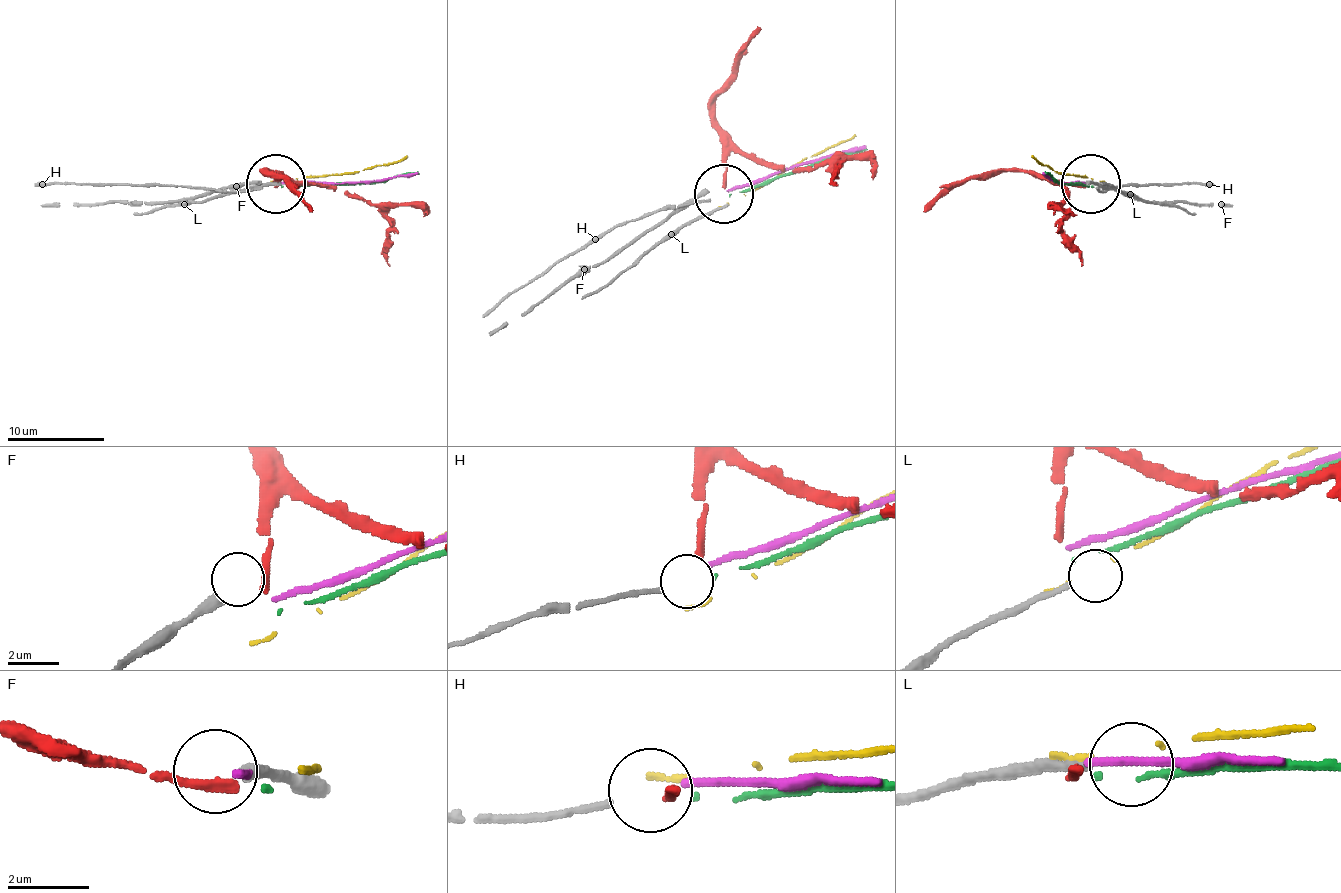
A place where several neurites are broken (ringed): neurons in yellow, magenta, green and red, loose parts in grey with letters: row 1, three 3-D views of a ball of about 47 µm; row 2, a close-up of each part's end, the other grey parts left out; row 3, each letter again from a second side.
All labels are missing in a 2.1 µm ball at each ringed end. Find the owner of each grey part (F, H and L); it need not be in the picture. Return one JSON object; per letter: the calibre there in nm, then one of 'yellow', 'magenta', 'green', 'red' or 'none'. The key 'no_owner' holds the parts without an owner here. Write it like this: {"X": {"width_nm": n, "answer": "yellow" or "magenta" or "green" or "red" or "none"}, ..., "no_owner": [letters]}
{"F": {"width_nm": 380, "answer": "none"}, "H": {"width_nm": 170, "answer": "green"}, "L": {"width_nm": 190, "answer": "none"}, "no_owner": ["F", "L"]}

